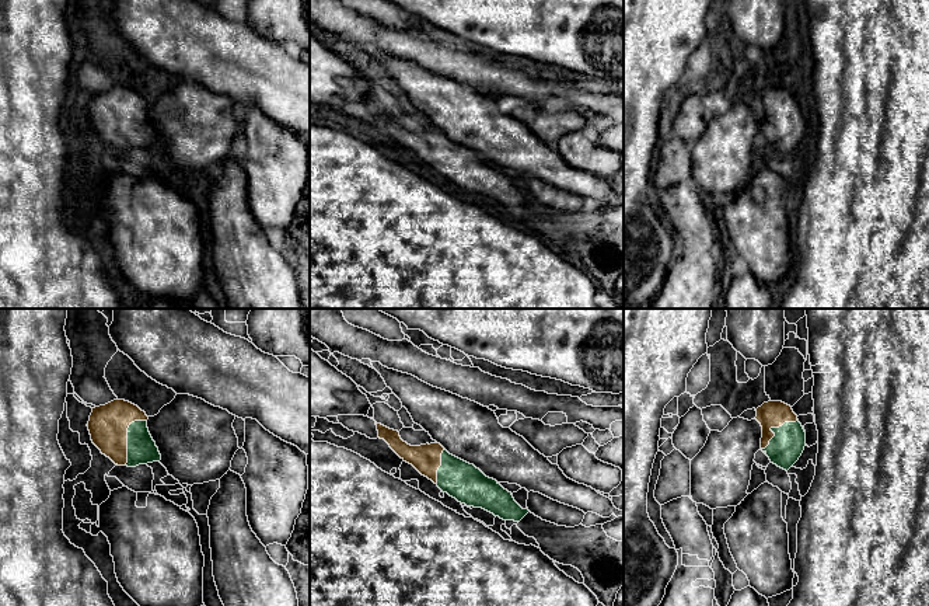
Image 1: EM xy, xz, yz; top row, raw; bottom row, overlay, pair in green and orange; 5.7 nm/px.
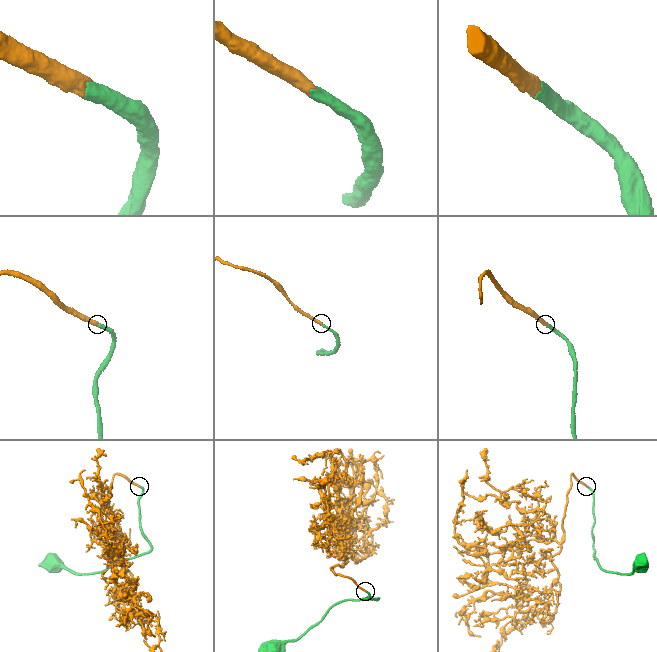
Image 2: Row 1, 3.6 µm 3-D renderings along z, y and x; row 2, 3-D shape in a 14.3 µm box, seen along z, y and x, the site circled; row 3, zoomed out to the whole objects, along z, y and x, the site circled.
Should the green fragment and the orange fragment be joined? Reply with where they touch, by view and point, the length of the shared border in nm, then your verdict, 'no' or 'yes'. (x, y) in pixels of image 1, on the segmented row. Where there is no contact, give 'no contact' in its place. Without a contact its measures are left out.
xy (128, 436) | 300 nm | yes

